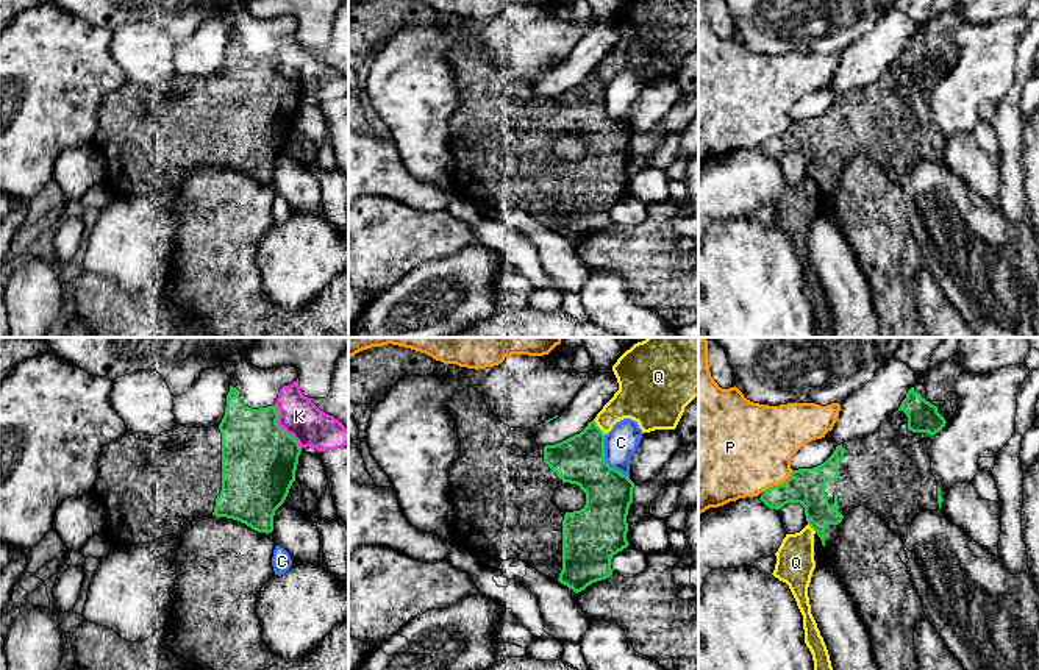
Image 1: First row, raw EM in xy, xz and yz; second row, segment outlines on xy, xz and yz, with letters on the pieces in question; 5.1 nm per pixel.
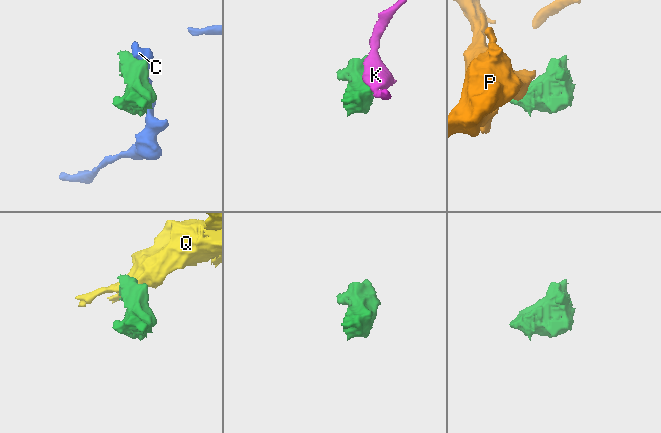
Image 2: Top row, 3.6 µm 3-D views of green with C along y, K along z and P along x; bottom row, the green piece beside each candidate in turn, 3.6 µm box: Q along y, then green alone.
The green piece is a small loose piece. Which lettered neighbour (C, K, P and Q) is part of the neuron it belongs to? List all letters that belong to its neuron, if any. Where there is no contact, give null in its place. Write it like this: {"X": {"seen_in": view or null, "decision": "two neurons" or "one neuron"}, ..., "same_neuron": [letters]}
{"C": {"seen_in": "xz", "decision": "two neurons"}, "K": {"seen_in": "xy", "decision": "two neurons"}, "P": {"seen_in": "yz", "decision": "two neurons"}, "Q": {"seen_in": "xz", "decision": "two neurons"}, "same_neuron": []}

